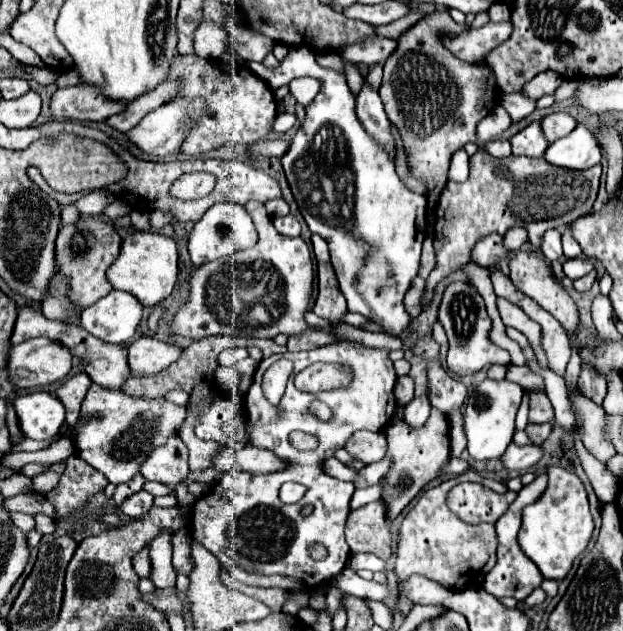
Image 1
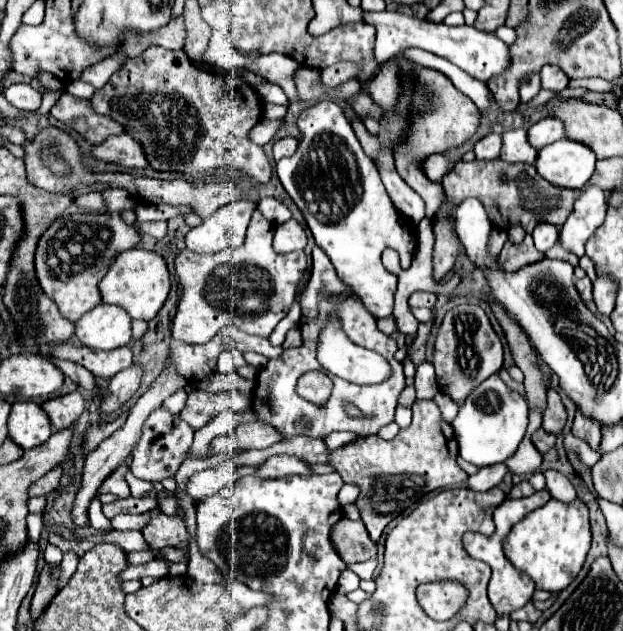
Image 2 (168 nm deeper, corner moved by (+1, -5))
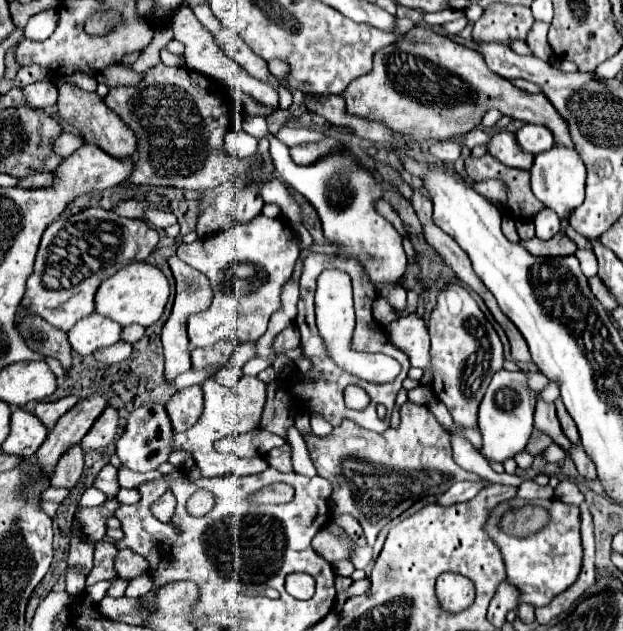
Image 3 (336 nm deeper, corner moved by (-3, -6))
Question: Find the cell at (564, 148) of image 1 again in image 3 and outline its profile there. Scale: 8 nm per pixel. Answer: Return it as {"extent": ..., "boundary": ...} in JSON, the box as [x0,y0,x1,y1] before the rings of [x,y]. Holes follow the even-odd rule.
{"extent":[530,146,586,220],"boundary":[[[554,146],[552,150],[546,150],[534,158],[534,164],[530,168],[530,184],[534,196],[548,208],[552,208],[562,220],[564,214],[572,208],[578,208],[584,202],[584,182],[586,182],[586,168],[580,160],[580,154],[574,148],[566,146]]]}

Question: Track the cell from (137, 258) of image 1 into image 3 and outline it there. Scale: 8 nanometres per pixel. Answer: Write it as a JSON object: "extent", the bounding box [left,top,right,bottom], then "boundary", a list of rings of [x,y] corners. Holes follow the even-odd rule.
{"extent":[96,262,170,326],"boundary":[[[134,262],[122,270],[118,270],[114,276],[110,276],[108,280],[104,280],[96,292],[96,312],[122,324],[142,324],[142,326],[150,326],[154,324],[162,312],[164,306],[168,302],[168,294],[170,294],[170,286],[166,276],[152,264],[146,262]]]}

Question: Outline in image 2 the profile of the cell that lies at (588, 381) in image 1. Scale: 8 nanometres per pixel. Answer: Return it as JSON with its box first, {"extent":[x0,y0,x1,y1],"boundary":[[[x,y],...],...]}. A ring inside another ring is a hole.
{"extent":[572,411,602,449],"boundary":[[[576,411],[572,433],[576,437],[584,439],[592,449],[598,449],[598,445],[600,445],[600,429],[602,429],[602,425],[596,419],[584,415],[582,411]]]}

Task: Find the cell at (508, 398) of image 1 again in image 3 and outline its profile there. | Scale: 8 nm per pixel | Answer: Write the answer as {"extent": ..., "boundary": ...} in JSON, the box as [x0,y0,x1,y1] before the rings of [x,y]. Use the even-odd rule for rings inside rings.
{"extent":[478,370,536,462],"boundary":[[[498,370],[486,390],[486,396],[480,404],[480,414],[478,414],[478,426],[480,426],[480,434],[484,440],[482,454],[488,460],[504,462],[506,458],[512,458],[518,452],[522,452],[532,434],[534,408],[536,408],[536,392],[532,400],[526,374],[522,370],[518,372]]]}

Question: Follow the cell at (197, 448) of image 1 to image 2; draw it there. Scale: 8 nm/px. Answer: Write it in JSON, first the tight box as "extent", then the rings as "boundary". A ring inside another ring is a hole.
{"extent":[180,389,252,431],"boundary":[[[194,389],[188,395],[186,407],[180,411],[180,417],[194,429],[198,431],[200,427],[204,427],[214,415],[218,415],[224,409],[232,409],[232,411],[246,411],[252,407],[252,401],[248,399],[248,395],[242,393],[208,393],[208,391],[200,391]]]}

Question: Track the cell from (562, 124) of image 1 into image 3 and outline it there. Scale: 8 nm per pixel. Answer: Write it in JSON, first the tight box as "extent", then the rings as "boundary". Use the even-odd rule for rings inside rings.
{"extent":[516,124,554,156],"boundary":[[[524,124],[518,132],[516,132],[516,142],[520,144],[520,148],[524,152],[532,152],[534,156],[550,150],[554,146],[554,136],[552,132],[548,132],[548,128],[538,126],[538,124]]]}

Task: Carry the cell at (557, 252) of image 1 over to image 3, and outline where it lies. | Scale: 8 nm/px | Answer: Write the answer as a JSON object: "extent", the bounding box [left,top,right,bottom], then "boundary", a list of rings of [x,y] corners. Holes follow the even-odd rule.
{"extent":[532,208,560,240],"boundary":[[[542,208],[532,222],[536,224],[536,236],[542,240],[550,240],[558,230],[560,230],[560,218],[554,210],[550,208]]]}

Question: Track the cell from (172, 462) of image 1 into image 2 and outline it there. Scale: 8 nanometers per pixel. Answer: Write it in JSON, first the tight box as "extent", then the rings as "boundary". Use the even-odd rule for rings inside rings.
{"extent":[130,407,194,483],"boundary":[[[164,407],[152,411],[152,417],[148,417],[148,423],[144,423],[140,443],[136,443],[136,447],[132,449],[130,471],[138,479],[144,479],[144,481],[150,481],[150,483],[174,479],[180,463],[184,461],[184,457],[186,457],[186,453],[192,445],[192,437],[194,437],[192,427],[188,427],[188,423],[184,423],[178,415],[164,411]]]}

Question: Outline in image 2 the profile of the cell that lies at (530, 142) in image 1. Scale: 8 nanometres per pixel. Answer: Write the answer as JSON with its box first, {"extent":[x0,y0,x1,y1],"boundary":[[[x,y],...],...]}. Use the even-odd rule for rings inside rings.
{"extent":[500,129,538,163],"boundary":[[[514,129],[502,135],[500,157],[508,163],[534,163],[538,157],[538,151],[528,143],[526,129]]]}

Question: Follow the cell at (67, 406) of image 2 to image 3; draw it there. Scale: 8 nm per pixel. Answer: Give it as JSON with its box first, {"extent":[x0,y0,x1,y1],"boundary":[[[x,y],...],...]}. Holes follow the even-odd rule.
{"extent":[34,396,78,430],"boundary":[[[66,396],[66,398],[54,400],[54,402],[38,402],[36,408],[34,408],[34,416],[36,416],[48,430],[52,430],[54,424],[58,422],[58,418],[60,418],[64,412],[68,412],[76,402],[78,402],[78,396]]]}

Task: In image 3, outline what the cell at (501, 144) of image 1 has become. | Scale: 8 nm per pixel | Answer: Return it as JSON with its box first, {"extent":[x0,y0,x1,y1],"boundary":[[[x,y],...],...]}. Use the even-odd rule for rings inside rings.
{"extent":[462,128,490,148],"boundary":[[[474,128],[474,130],[470,130],[470,132],[464,136],[462,142],[464,142],[468,148],[474,148],[474,146],[478,146],[478,144],[488,146],[488,140],[490,140],[490,134],[488,134],[488,132],[484,132],[484,130],[480,130],[480,128]]]}

